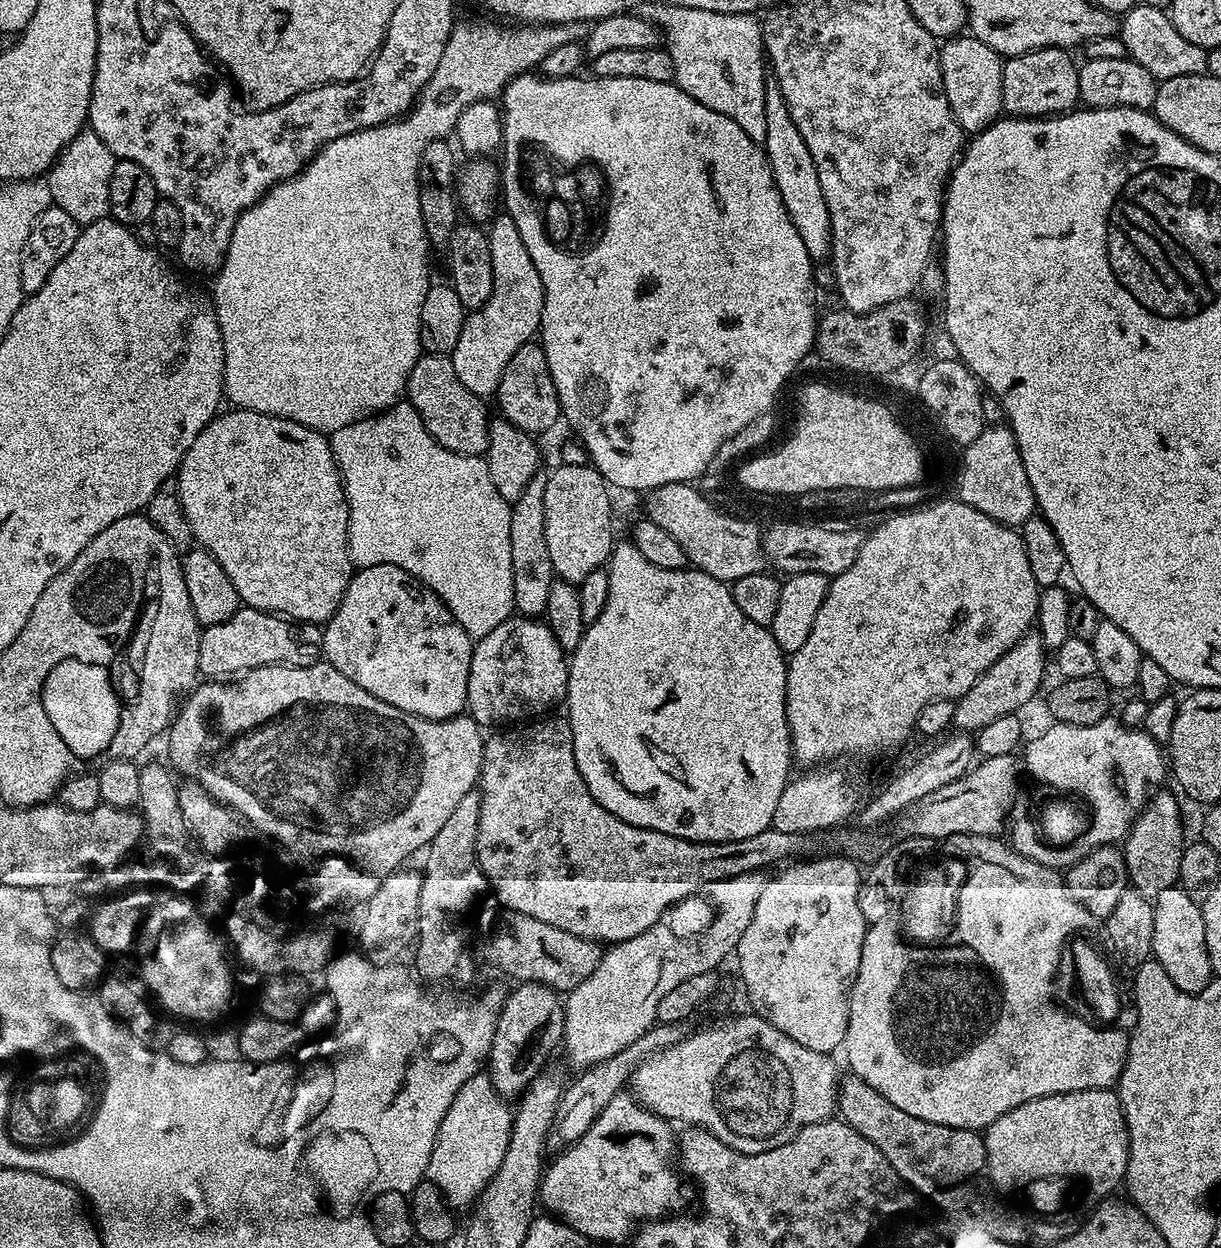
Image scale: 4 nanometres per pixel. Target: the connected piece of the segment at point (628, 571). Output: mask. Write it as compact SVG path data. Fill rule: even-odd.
M627 543L615 545L606 565L610 578L610 598L606 598L606 606L602 606L602 614L598 614L596 621L585 627L582 642L571 649L568 661L566 719L572 728L574 758L582 774L582 782L586 782L586 790L590 790L599 804L610 810L610 814L639 828L658 830L662 834L694 842L734 842L738 838L762 834L762 830L772 827L778 798L782 798L782 790L786 790L794 769L792 739L786 718L786 654L778 642L774 642L771 627L750 622L750 618L738 610L738 602L734 602L732 589L725 581L687 567L662 570L662 566L646 562L635 543Z

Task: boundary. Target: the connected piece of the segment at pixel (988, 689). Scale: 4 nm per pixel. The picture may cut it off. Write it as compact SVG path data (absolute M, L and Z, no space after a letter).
M1029 630L1021 640L1014 642L1014 646L1010 646L1010 650L1006 650L1006 654L1002 654L1002 658L998 658L998 662L994 662L994 666L980 675L978 682L974 682L966 694L960 696L956 706L955 727L961 733L977 734L998 721L998 718L1017 715L1021 711L1019 708L1026 707L1035 698L1036 691L1045 687L1044 655L1046 649L1039 631Z

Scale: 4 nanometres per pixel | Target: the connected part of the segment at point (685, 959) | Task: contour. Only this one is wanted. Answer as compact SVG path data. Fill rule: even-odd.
M747 872L730 879L720 879L710 882L704 889L704 894L715 910L715 921L696 938L684 938L670 930L666 922L655 924L642 934L626 939L621 943L611 945L602 955L594 973L586 981L580 982L575 990L567 993L564 1006L564 1038L562 1050L566 1052L569 1062L576 1070L583 1070L606 1058L612 1058L625 1049L631 1042L652 1028L657 1021L657 1006L662 1002L663 995L674 990L680 982L695 975L713 972L727 957L733 955L746 927L753 920L754 907L762 894L766 878L760 872Z

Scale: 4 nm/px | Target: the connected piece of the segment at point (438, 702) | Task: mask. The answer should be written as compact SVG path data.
M383 564L353 571L338 610L323 629L323 659L342 670L350 682L362 686L366 694L374 694L374 698L382 698L382 702L390 702L390 706L398 706L398 710L427 720L445 720L465 711L474 641L458 626L454 614L450 614L438 594L421 580L406 574L406 570Z

